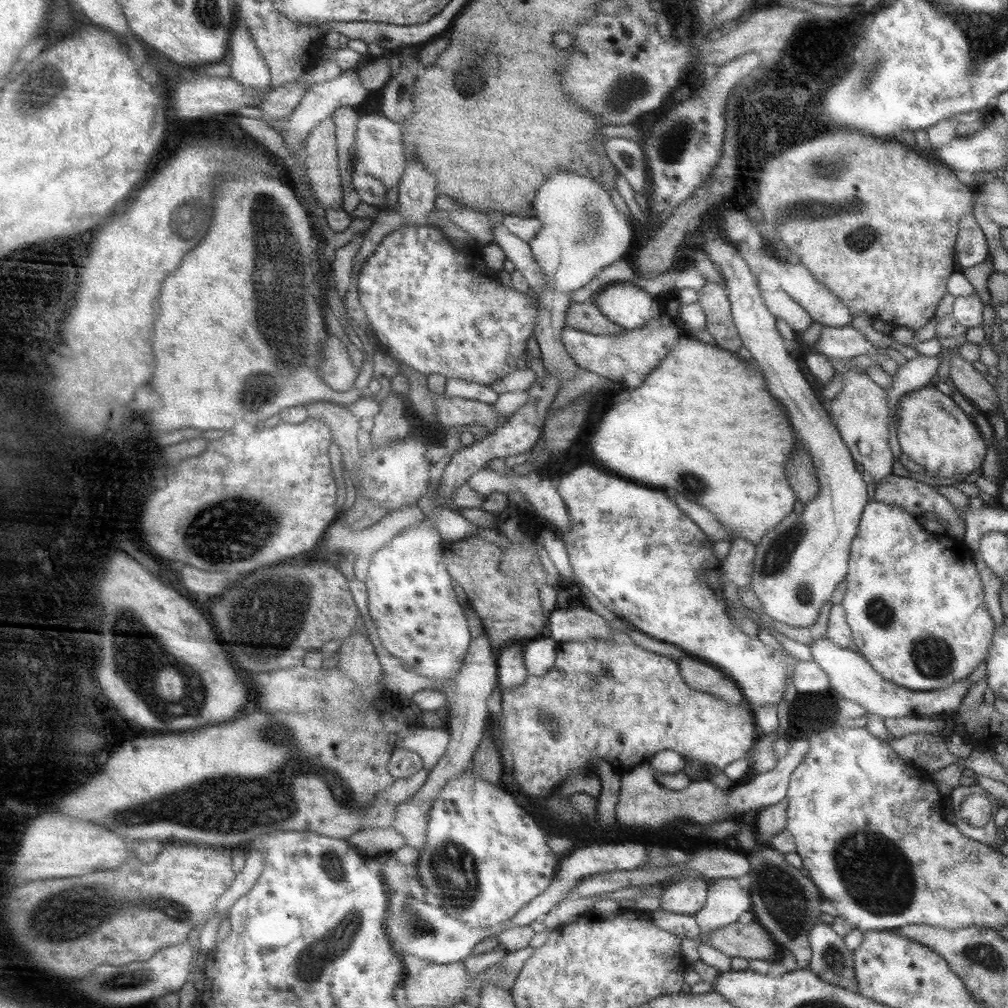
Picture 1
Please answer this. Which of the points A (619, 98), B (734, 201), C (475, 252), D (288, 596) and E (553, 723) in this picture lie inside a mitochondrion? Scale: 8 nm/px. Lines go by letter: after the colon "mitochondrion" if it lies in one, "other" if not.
A: mitochondrion
B: other
C: other
D: mitochondrion
E: mitochondrion

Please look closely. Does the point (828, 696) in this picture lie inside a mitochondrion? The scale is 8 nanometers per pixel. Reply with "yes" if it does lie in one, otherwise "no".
no

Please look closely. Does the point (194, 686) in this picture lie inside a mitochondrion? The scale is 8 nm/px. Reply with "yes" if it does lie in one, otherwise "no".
yes

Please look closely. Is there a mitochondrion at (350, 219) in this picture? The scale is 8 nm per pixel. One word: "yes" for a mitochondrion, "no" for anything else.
no

